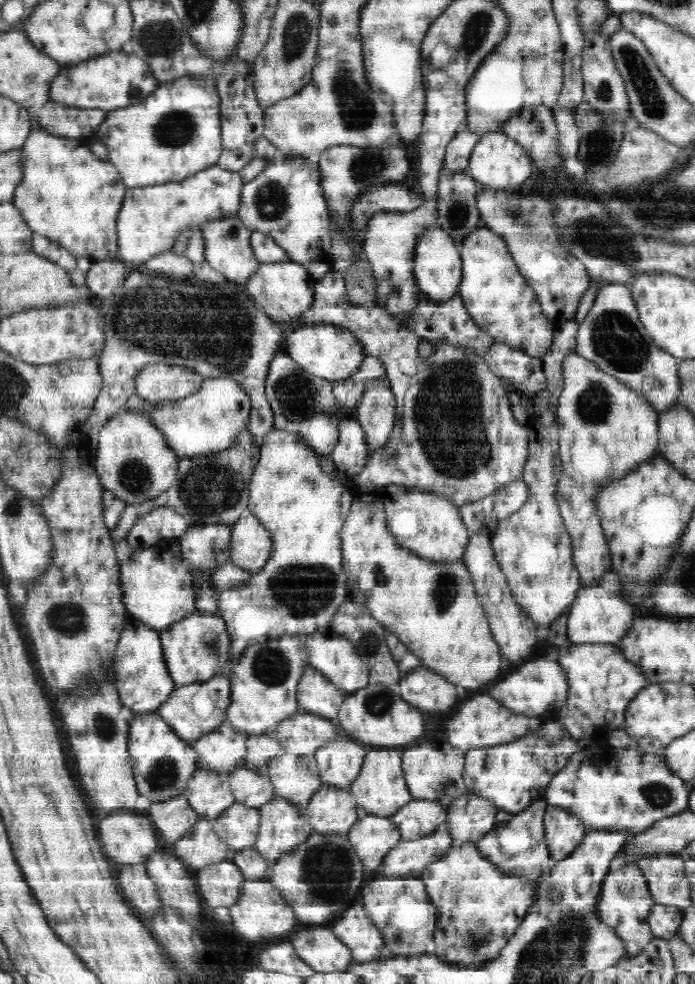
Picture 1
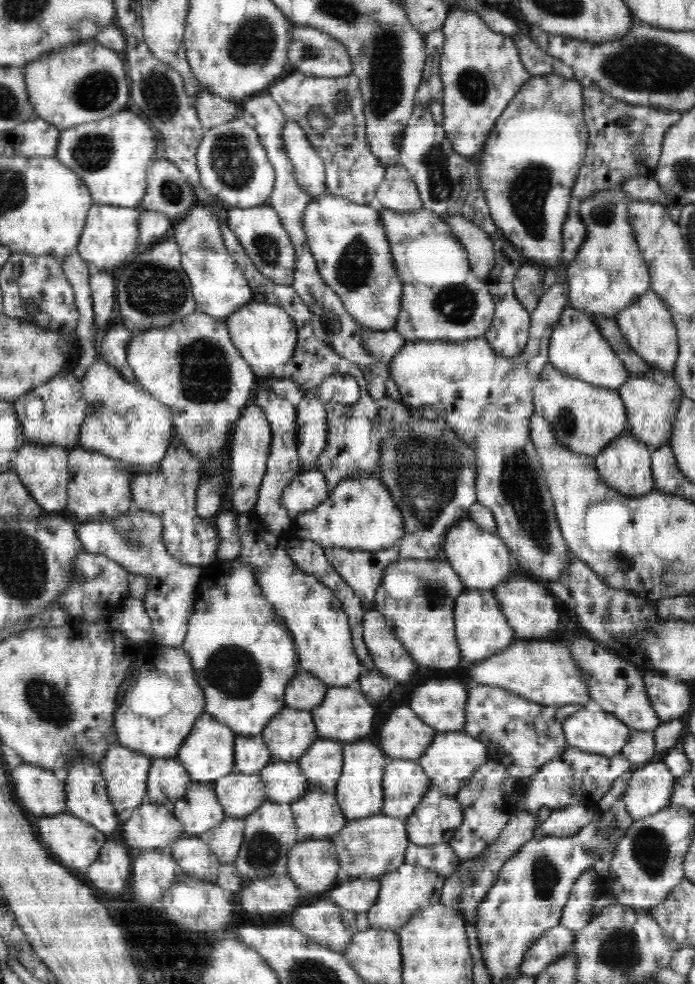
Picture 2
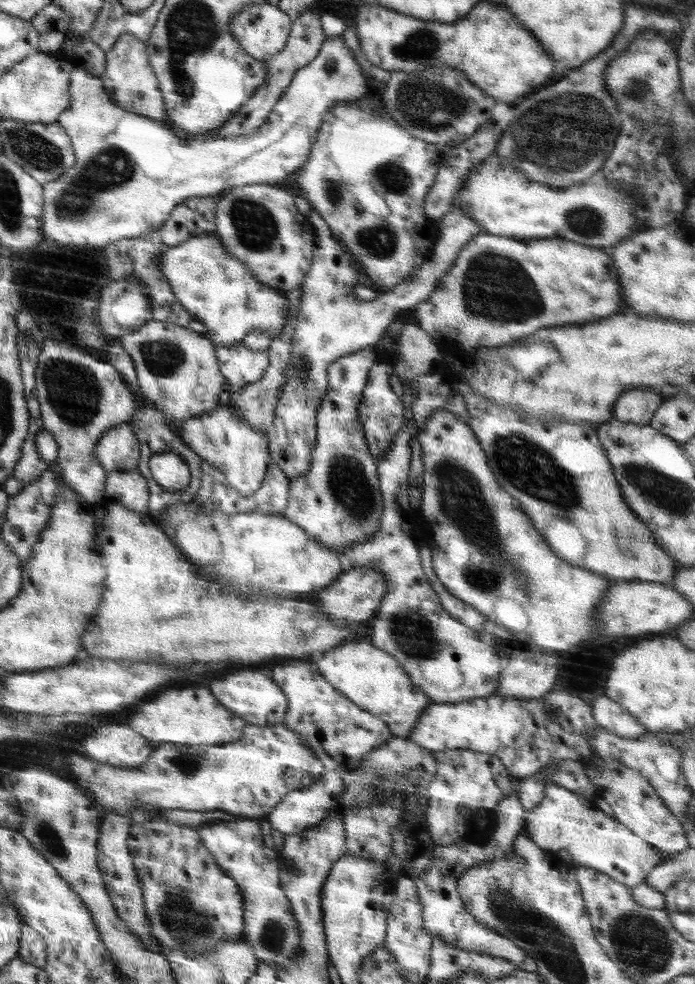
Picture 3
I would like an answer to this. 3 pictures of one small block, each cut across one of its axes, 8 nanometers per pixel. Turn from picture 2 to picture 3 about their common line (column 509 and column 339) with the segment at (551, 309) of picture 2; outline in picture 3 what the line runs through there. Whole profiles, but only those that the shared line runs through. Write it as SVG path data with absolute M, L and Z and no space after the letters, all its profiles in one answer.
M374 346L357 350L341 356L327 369L328 392L317 410L317 440L312 450L312 462L309 471L289 480L288 498L283 515L303 528L310 539L320 542L324 547L332 547L342 552L344 547L356 541L366 541L380 527L380 517L384 504L378 480L377 462L370 453L365 430L358 418L357 406L362 404L363 390L369 371L377 362L377 349Z

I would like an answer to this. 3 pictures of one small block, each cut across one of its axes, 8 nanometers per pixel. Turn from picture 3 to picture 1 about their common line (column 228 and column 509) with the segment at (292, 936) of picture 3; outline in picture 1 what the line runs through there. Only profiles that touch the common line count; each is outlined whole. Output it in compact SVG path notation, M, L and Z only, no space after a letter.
M545 800L534 802L524 811L514 814L514 818L509 822L498 823L494 830L475 842L476 849L480 850L484 859L494 863L500 872L538 880L546 875L554 864L550 859L545 840L544 816L548 806Z

